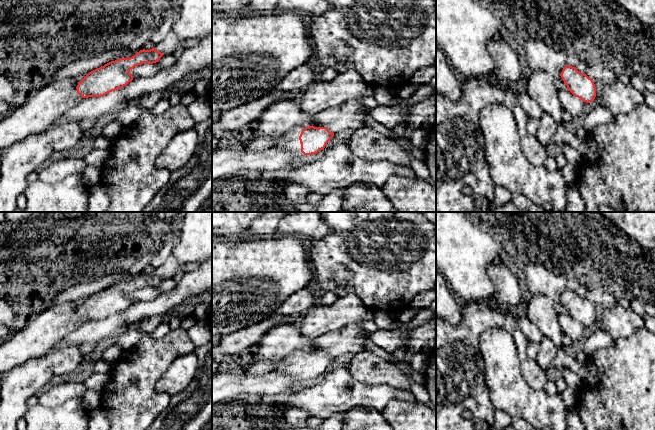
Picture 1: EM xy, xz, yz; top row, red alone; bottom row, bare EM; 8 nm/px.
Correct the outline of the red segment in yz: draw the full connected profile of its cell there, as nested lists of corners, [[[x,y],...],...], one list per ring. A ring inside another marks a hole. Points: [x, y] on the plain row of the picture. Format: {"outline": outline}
{"outline": [[[566,289],[561,296],[561,302],[566,308],[568,315],[575,321],[586,327],[590,327],[595,323],[596,311],[593,304],[586,298],[580,297],[576,291]]]}

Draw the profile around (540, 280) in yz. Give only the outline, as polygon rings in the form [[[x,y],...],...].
[[[539,261],[526,263],[521,271],[526,277],[526,284],[532,294],[547,296],[560,314],[568,314],[561,302],[561,296],[567,289],[567,277],[565,273],[558,273],[547,269]]]

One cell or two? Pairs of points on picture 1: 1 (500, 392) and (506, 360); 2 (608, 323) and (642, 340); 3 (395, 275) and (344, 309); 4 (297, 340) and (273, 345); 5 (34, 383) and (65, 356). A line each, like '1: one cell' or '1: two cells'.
1: one cell
2: two cells
3: two cells
4: one cell
5: one cell

